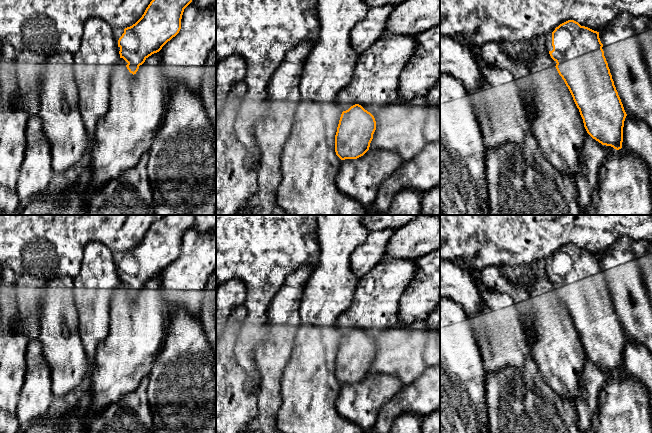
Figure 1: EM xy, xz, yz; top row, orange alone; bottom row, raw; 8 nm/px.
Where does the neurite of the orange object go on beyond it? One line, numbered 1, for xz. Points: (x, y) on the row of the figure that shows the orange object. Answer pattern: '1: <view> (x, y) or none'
1: none

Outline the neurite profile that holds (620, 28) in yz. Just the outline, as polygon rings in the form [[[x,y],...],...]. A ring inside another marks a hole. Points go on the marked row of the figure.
[[[622,12],[599,32],[599,38],[626,114],[634,120],[646,123],[652,130],[652,80],[631,24],[631,15]]]

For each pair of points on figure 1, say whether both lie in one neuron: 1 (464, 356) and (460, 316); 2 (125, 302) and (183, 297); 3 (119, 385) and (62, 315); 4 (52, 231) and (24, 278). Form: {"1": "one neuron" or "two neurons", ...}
{"1": "one neuron", "2": "two neurons", "3": "two neurons", "4": "one neuron"}

